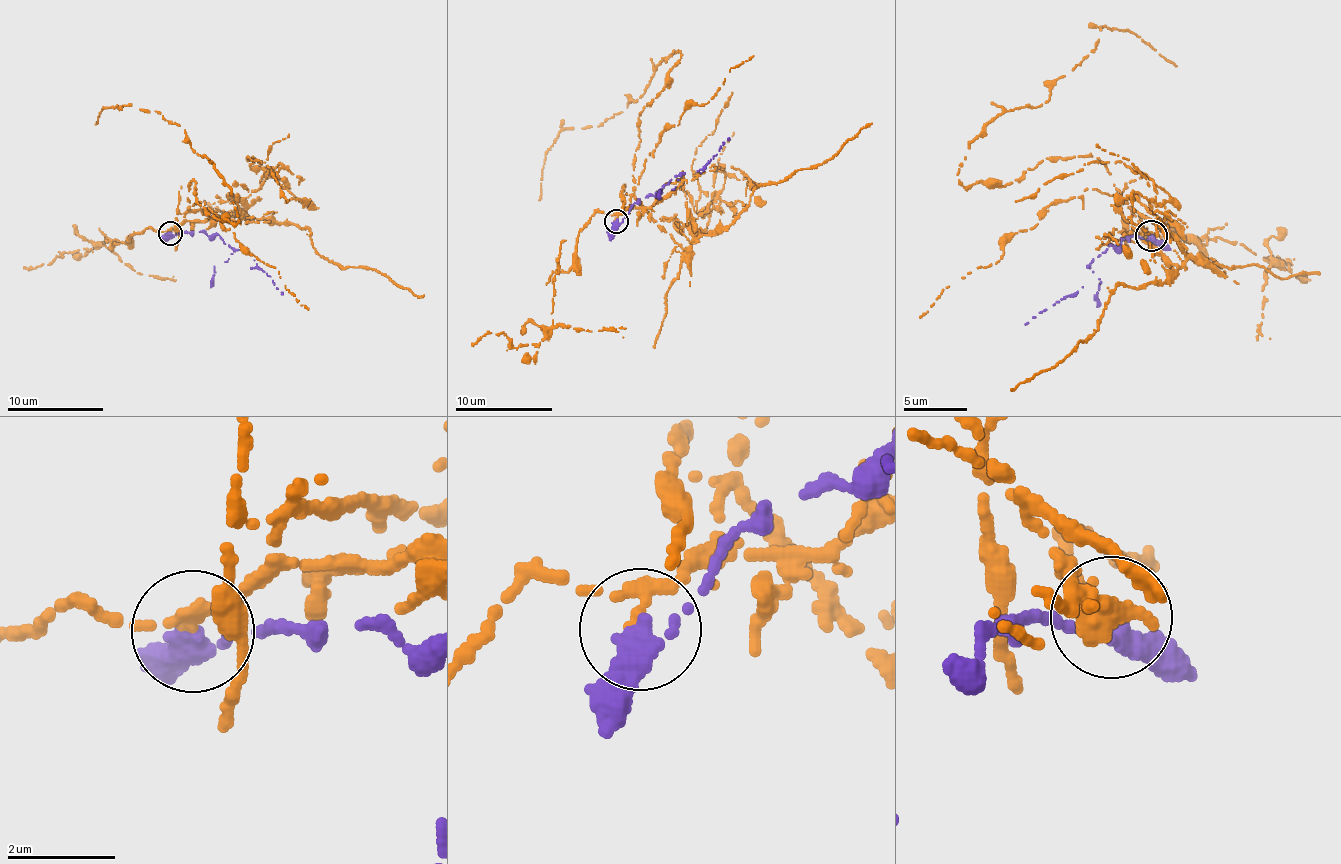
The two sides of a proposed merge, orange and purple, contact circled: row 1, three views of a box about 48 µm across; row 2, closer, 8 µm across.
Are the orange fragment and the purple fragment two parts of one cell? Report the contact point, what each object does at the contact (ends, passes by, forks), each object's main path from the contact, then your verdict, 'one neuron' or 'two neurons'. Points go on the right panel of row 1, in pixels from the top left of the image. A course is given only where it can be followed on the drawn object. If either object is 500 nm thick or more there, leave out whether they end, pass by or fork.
place (1151, 236); orange ends; purple passes by; course orange (1152, 234), (1089, 154), (1011, 183), (964, 186), (958, 166), (998, 114), (1042, 105), (1100, 26), (1175, 65); course purple (1152, 237), (1124, 236), (1118, 247), (1109, 245), (1087, 266), (1075, 294), (1063, 295), (1025, 324); two neurons

